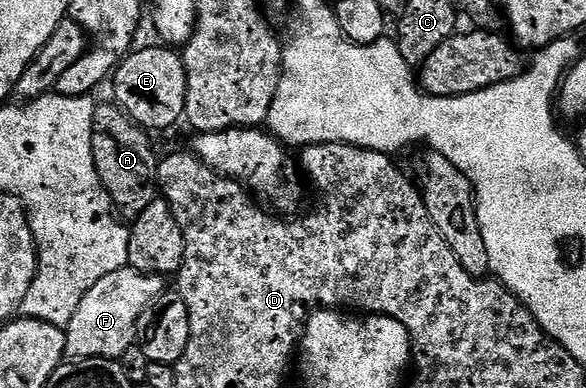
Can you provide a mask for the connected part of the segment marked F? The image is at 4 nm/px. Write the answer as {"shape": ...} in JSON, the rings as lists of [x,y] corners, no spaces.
{"shape":[[[130,267],[105,275],[105,279],[96,283],[93,291],[81,299],[81,307],[77,307],[73,319],[65,327],[67,357],[81,361],[90,357],[122,358],[122,353],[129,352],[134,341],[136,344],[145,314],[164,296],[163,281],[162,276],[138,273]]]}

